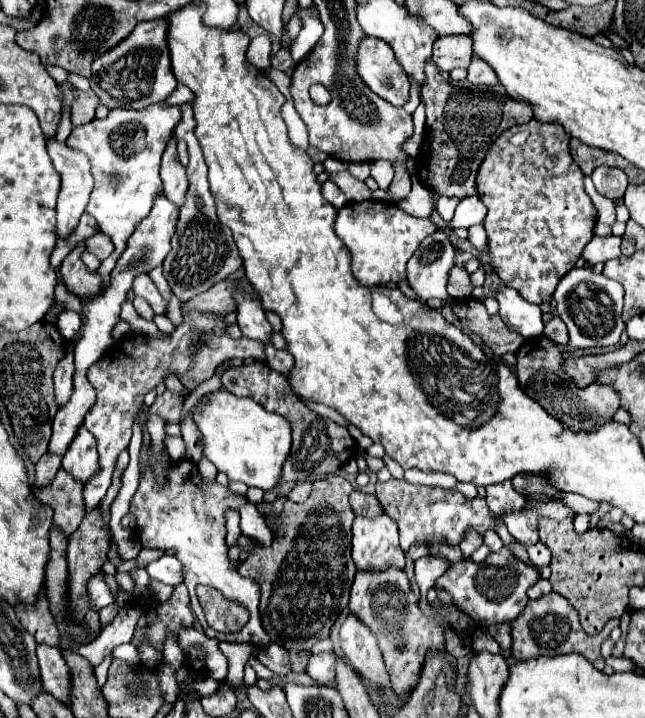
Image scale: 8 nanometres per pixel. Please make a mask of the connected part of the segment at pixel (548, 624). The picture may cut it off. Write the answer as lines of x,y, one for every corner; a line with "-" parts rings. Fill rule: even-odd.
552,591
544,597
540,597
538,601
530,601
528,607
524,609
524,615
520,615
520,619
516,619
516,623
510,623
512,639
514,639
514,659
526,661
526,659
540,657
540,655
554,657
554,655
562,655
562,653
580,653
580,655
588,657
596,669
602,669
604,659
600,655
600,645
604,639
608,639
612,629
619,627
619,624
619,619
611,619
598,635
592,637
592,635
584,633
576,609
562,595

